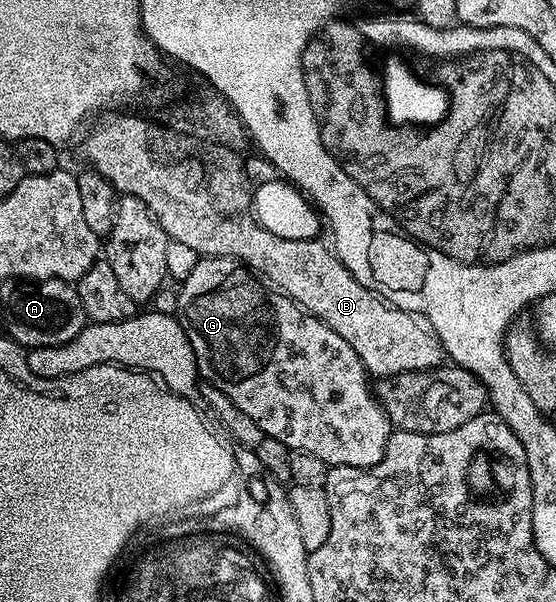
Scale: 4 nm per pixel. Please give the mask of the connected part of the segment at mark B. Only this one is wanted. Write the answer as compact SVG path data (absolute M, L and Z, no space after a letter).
M103 149L103 153L107 153L107 157L99 161L95 170L120 194L141 199L141 203L149 207L149 211L167 232L170 240L181 243L194 253L205 257L230 257L243 262L244 265L251 261L247 268L252 273L264 282L270 283L283 296L290 297L304 313L310 313L318 321L337 331L337 335L341 335L341 339L345 339L345 343L349 343L349 347L357 351L363 368L372 378L392 377L398 373L416 373L444 364L445 354L438 335L433 332L423 333L423 329L419 329L419 325L411 321L411 313L389 304L379 294L357 283L357 279L353 279L351 272L339 262L334 248L327 246L326 249L319 239L283 239L260 225L247 225L247 221L219 221L219 217L211 217L209 205L203 205L203 201L199 201L199 197L195 197L191 189L179 189L179 173L175 173L175 169L163 169L163 165L159 165L159 153L155 153L155 157L151 157L147 149Z

